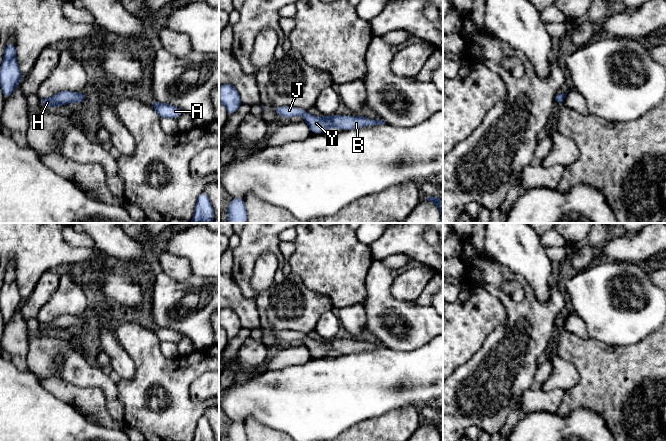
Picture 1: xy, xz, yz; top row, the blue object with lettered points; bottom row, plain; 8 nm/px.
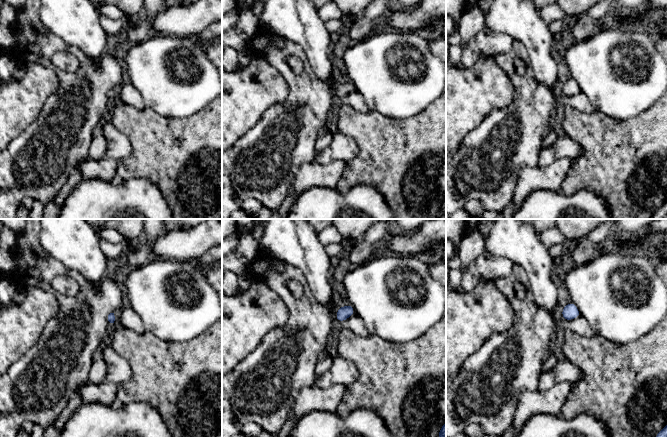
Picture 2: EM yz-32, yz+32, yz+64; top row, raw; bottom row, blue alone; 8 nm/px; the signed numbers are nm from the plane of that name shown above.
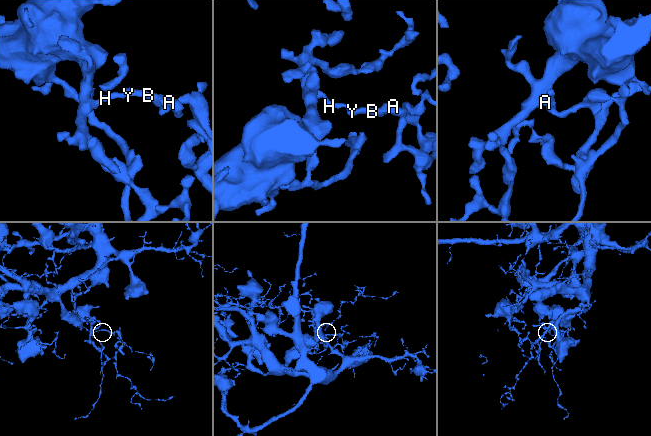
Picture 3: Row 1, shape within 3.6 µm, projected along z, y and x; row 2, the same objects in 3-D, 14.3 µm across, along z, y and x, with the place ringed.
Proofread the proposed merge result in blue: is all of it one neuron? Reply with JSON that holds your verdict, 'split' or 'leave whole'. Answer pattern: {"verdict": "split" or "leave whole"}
{"verdict": "leave whole"}

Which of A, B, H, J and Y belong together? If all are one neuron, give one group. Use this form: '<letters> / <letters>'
A B H J Y

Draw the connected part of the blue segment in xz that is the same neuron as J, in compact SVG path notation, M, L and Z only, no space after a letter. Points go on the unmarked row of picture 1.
M274 331L273 335L277 339L281 339L290 343L293 340L301 339L304 341L304 345L308 348L309 352L313 357L322 357L329 352L339 352L342 354L351 354L364 350L376 350L379 348L385 348L385 345L373 344L360 340L341 340L341 339L333 339L333 340L324 340L324 341L316 341L310 338L308 335L300 333L298 331Z

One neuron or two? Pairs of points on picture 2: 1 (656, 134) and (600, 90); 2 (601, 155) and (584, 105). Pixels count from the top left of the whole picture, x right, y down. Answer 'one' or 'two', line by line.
1: two
2: two

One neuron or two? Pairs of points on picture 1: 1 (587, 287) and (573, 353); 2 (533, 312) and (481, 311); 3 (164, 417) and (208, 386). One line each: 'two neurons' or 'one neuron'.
1: two neurons
2: two neurons
3: two neurons

